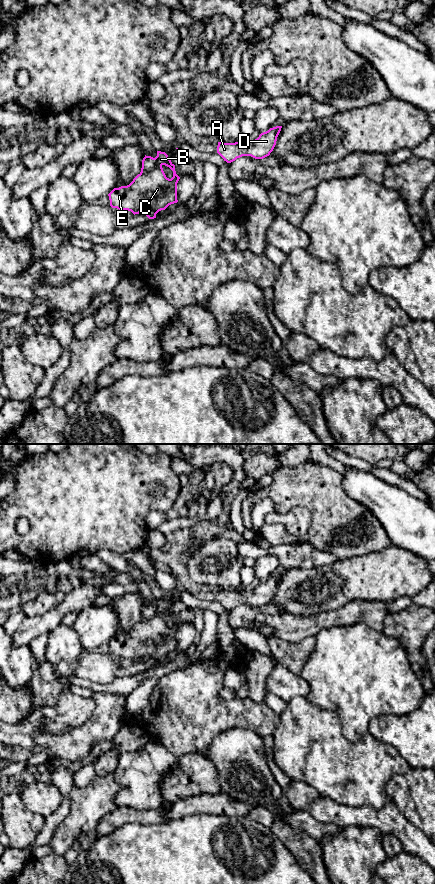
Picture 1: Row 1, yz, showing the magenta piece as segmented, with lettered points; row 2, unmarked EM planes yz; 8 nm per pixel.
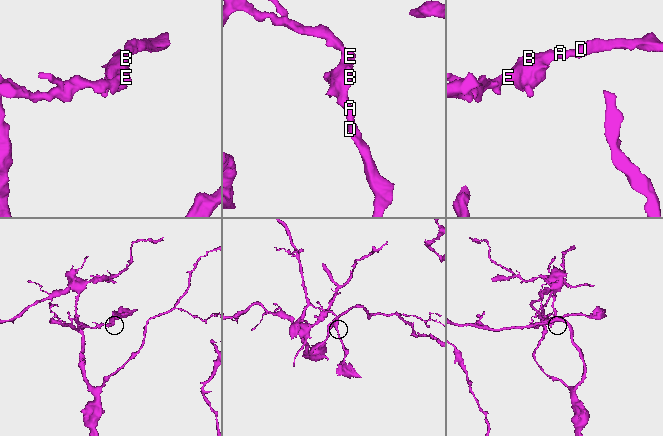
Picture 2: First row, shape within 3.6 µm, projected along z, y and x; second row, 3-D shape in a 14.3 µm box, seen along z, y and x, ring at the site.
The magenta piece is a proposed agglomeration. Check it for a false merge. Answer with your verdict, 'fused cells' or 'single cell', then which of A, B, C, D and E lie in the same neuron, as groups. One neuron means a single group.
single cell; groups A B C D E

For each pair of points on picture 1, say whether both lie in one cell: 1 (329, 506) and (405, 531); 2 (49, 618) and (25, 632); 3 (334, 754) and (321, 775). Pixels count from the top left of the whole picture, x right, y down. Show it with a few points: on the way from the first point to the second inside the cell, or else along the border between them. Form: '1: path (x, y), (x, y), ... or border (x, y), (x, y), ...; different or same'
1: border (365, 505), (379, 521), (391, 543); different
2: path (43, 623), (31, 627); same
3: path (329, 759), (326, 770); same

